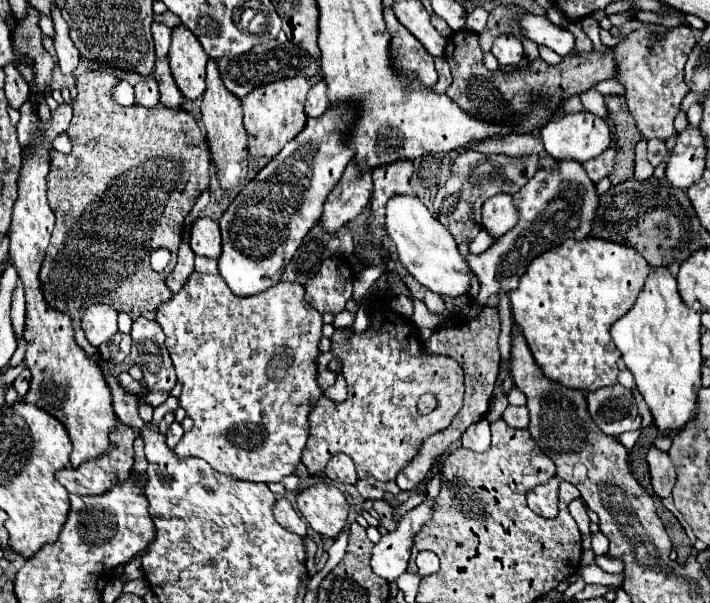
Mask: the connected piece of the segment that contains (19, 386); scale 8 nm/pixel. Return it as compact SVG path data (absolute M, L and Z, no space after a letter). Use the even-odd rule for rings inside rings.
M23 369L23 371L19 373L19 377L13 381L13 387L15 387L15 391L17 391L19 397L23 397L23 395L27 393L27 389L29 389L29 379L31 379L31 373L29 373L27 369Z

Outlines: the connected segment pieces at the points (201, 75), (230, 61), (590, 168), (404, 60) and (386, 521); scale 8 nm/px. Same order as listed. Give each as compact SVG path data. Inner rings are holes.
M183 25L173 29L169 49L171 73L185 99L199 99L205 91L205 65L207 53L199 45L197 37Z
M267 41L251 51L237 55L237 57L221 57L217 59L219 75L225 83L225 87L235 95L235 97L245 97L249 91L257 89L259 85L271 83L271 81L281 81L287 77L307 77L307 79L321 79L321 63L319 59L311 57L305 49L299 49L293 43L279 43L279 41Z
M609 147L609 149L603 151L599 157L585 161L583 167L585 167L589 179L591 179L593 183L599 183L603 177L611 175L611 173L613 173L613 165L615 165L613 159L615 159L615 149Z
M385 7L385 21L393 35L391 57L395 61L395 69L401 69L403 73L407 73L411 77L419 77L425 87L433 87L437 83L437 71L433 67L433 57L397 21L393 7Z
M373 501L373 509L379 513L379 525L387 531L393 531L397 527L393 519L393 507L387 501Z

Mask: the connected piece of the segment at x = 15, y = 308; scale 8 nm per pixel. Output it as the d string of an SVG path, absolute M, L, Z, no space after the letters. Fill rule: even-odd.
M17 281L17 287L13 291L13 299L11 299L11 319L13 319L15 335L21 337L23 335L23 327L25 327L25 293L23 293L21 281Z

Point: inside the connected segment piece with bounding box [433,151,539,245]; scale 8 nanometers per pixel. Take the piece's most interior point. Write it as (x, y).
(476, 177)

